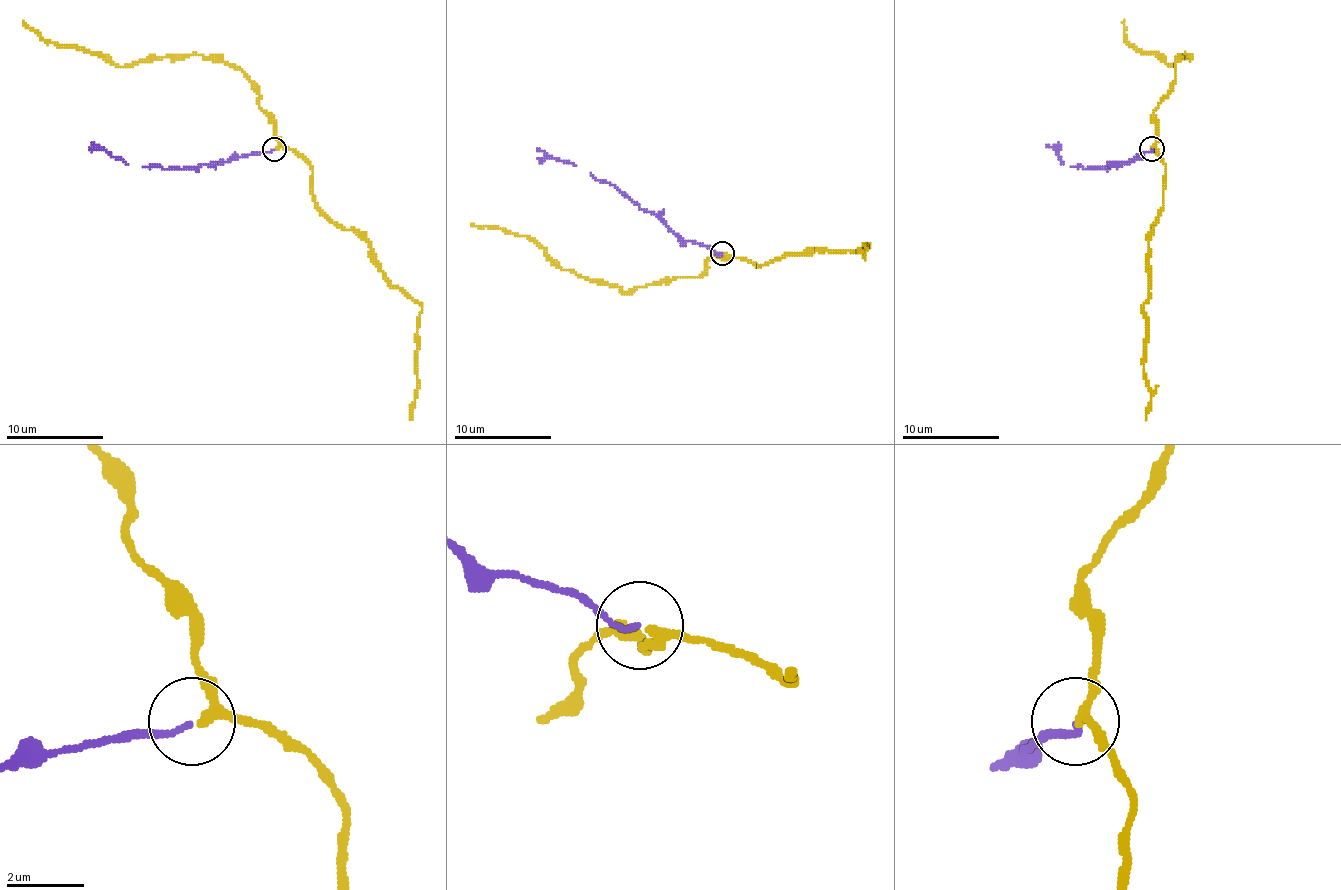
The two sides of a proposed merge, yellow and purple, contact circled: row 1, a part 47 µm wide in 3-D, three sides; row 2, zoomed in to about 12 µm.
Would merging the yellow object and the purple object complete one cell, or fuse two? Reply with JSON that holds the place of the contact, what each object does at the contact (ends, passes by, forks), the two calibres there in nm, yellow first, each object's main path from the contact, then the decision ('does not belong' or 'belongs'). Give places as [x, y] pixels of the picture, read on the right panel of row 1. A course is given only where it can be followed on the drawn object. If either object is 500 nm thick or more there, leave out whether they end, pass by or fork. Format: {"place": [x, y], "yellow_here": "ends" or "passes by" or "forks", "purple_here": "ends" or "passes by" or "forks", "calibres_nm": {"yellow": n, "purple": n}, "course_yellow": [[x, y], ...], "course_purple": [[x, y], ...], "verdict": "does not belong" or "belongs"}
{"place": [1151, 149], "yellow_here": "passes by", "purple_here": "ends", "calibres_nm": {"yellow": 200, "purple": 120}, "course_yellow": [[1151, 149], [1156, 142], [1153, 110], [1173, 81], [1175, 64], [1190, 54], [1168, 66], [1126, 42], [1124, 20]], "course_purple": [[1151, 149], [1109, 166], [1083, 169], [1063, 164], [1053, 149], [1046, 147]], "verdict": "belongs"}

